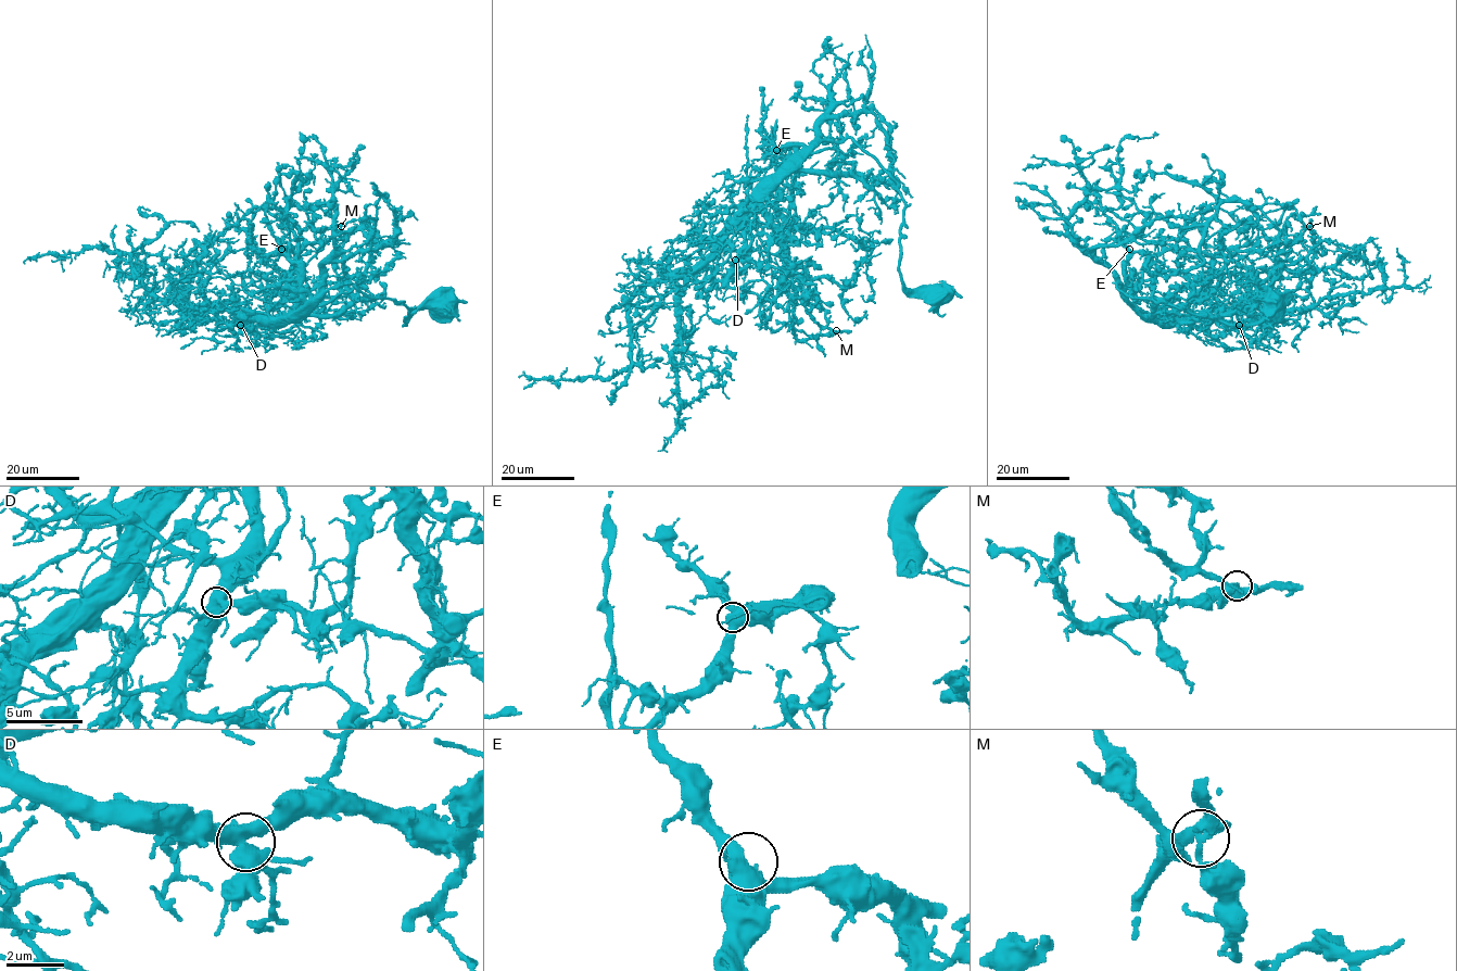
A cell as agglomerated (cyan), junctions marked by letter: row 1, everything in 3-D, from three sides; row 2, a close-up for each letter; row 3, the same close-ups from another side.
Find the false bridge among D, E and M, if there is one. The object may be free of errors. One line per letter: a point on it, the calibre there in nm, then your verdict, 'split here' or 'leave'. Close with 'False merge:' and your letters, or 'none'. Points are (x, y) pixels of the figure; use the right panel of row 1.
D: (1239, 325) | 550 nm | leave
E: (1129, 249) | 480 nm | leave
M: (1309, 226) | 360 nm | split here
False merge: M

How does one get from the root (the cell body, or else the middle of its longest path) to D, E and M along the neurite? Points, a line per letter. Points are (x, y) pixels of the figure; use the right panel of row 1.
D: (1272, 305), (1256, 323), (1224, 324), (1126, 295), (1117, 285), (1134, 305), (1164, 320), (1210, 316), (1239, 325)
E: (1272, 305), (1256, 323), (1224, 324), (1168, 303), (1126, 295), (1118, 284), (1131, 303), (1125, 269), (1129, 249)
M: (1272, 305), (1224, 324), (1117, 285), (1157, 320), (1207, 323), (1244, 309), (1271, 250), (1310, 227)

